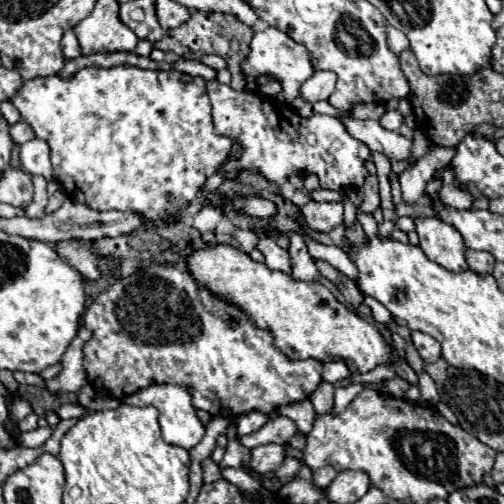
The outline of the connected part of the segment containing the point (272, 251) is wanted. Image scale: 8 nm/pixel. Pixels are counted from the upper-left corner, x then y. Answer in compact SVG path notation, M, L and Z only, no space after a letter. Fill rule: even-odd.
M268 236L260 238L258 248L260 248L262 254L266 256L266 266L268 266L270 270L292 272L292 264L290 264L290 254L288 254L288 250L280 248L272 238L268 238Z

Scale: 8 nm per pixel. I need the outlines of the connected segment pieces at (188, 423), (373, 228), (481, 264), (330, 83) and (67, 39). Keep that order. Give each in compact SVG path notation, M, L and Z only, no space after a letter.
M152 384L148 388L142 388L138 390L136 394L130 394L130 396L124 396L122 398L124 404L130 404L130 406L156 406L160 410L160 428L162 428L162 436L168 444L172 446L180 446L180 448L186 448L190 450L192 446L196 446L206 428L202 424L202 420L196 416L196 408L192 406L192 396L188 392L188 388L184 386L174 386L174 384Z
M356 212L356 218L360 222L364 230L364 240L369 241L377 235L378 225L371 214L364 214L363 212Z
M466 250L466 260L472 272L478 272L478 276L486 276L492 274L492 268L496 264L494 256L490 256L490 252L474 252L474 250Z
M318 70L318 72L314 72L314 76L310 76L310 80L306 80L306 84L302 84L300 94L302 94L302 98L308 100L308 102L328 100L330 94L334 92L334 86L336 86L336 76L334 76L334 72Z
M68 30L62 38L62 54L66 56L66 60L78 58L80 56L80 48L78 48L78 38L74 36L72 30Z

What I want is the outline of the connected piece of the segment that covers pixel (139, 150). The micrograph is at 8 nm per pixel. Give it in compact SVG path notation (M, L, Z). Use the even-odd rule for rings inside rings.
M90 66L68 80L58 74L32 78L24 80L20 92L12 98L12 104L20 110L22 120L32 126L36 138L48 142L54 178L74 200L100 212L142 212L158 226L172 226L176 222L168 218L196 198L204 180L218 170L232 148L232 142L226 136L214 134L204 78L196 76L192 82L184 84L180 74L172 70Z

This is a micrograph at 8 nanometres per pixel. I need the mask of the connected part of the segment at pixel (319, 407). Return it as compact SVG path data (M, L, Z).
M322 382L316 392L310 396L310 402L314 404L314 410L318 414L322 412L330 412L332 404L334 404L334 386L330 382Z

